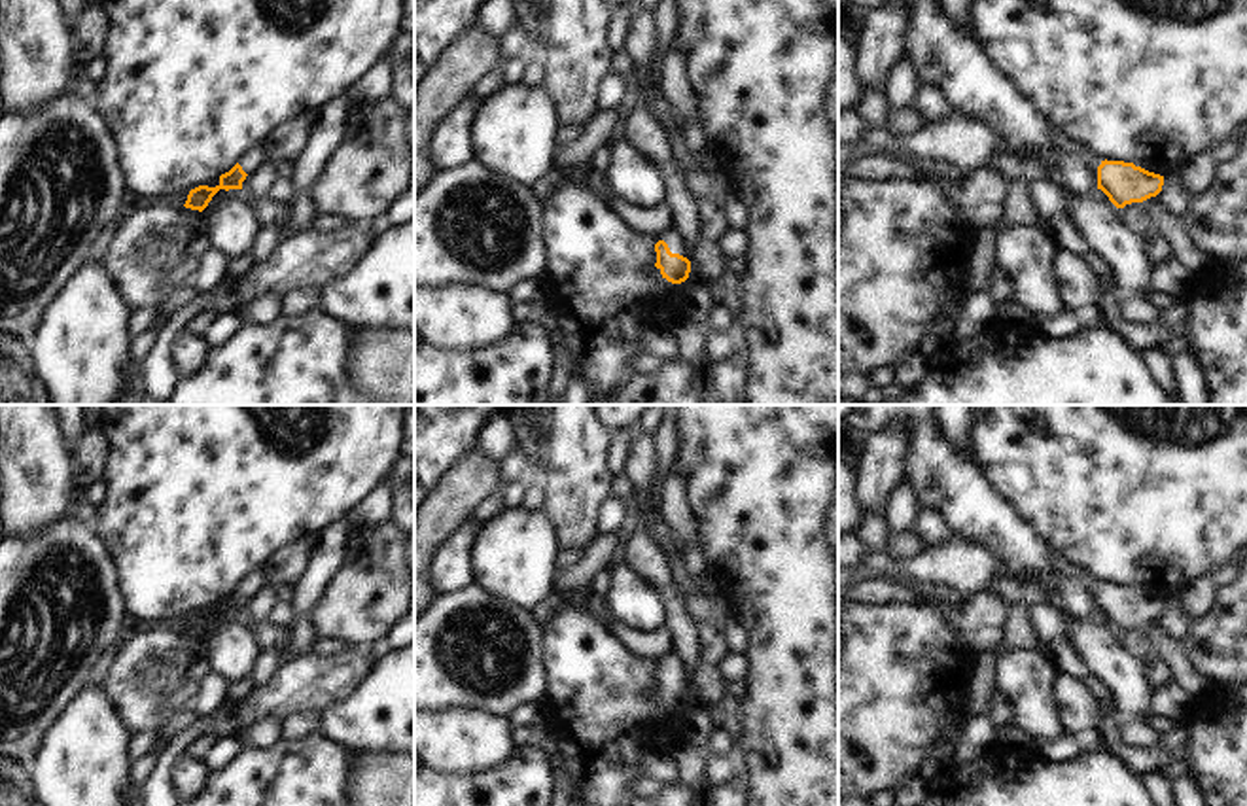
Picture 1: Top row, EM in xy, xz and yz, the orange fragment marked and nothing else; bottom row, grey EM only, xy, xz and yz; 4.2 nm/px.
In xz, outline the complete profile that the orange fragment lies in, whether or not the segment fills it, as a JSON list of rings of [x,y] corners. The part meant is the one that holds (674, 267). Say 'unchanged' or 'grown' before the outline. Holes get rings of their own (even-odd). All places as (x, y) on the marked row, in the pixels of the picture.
grown; [[[676,229],[664,233],[664,238],[655,244],[657,263],[655,267],[660,271],[662,278],[672,284],[681,284],[689,278],[691,261],[677,254],[679,237]]]

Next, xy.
grown; [[[259,146],[248,149],[229,172],[220,176],[220,184],[216,187],[199,185],[191,189],[184,206],[202,212],[220,189],[242,189],[242,182],[246,180],[248,172],[261,159],[263,151],[259,149]]]

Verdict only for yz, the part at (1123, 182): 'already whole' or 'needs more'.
needs more

